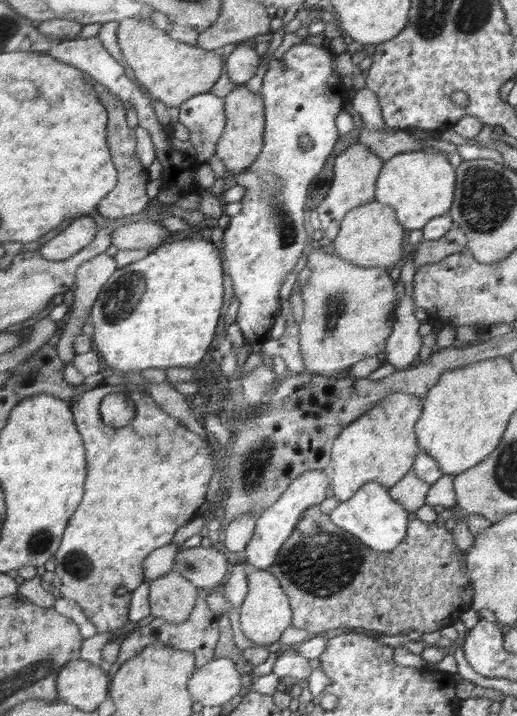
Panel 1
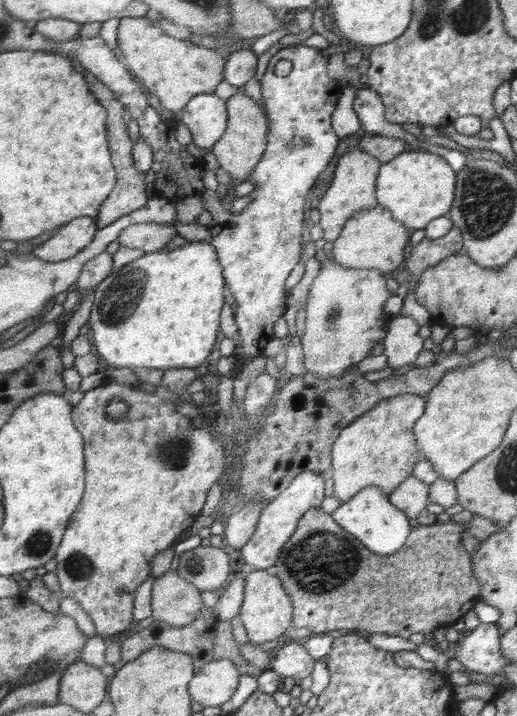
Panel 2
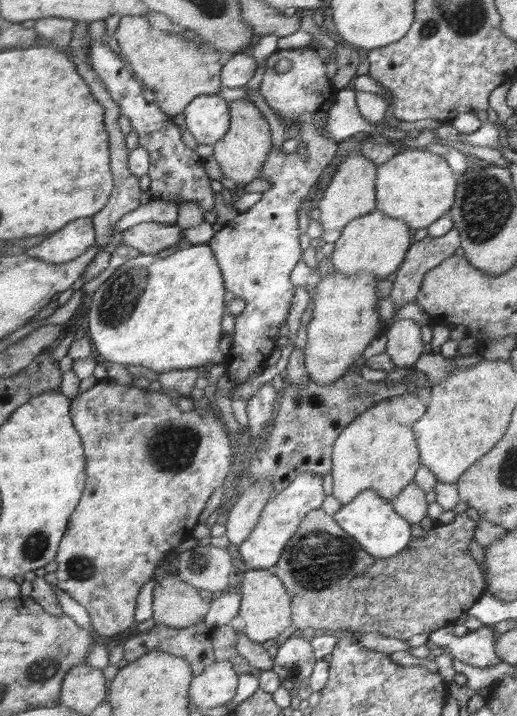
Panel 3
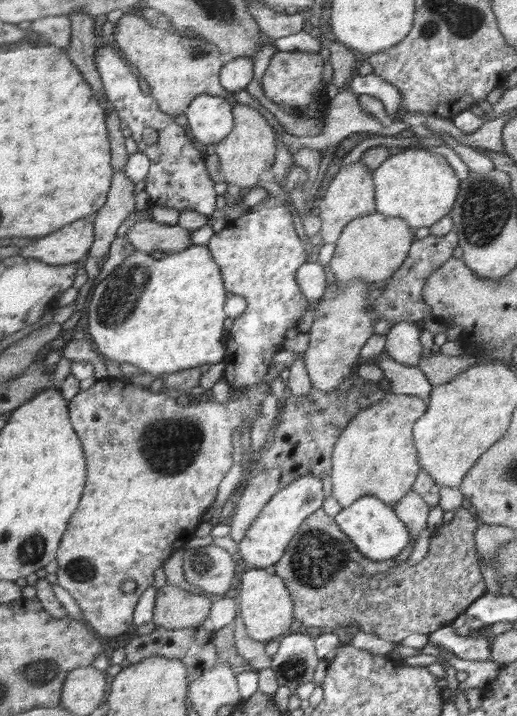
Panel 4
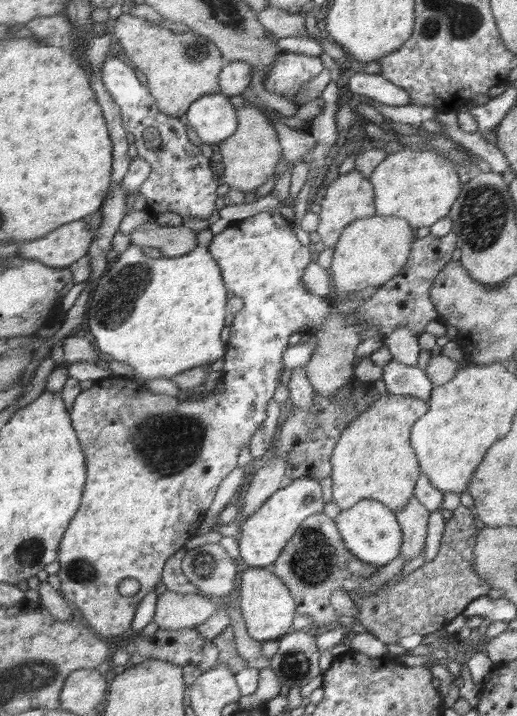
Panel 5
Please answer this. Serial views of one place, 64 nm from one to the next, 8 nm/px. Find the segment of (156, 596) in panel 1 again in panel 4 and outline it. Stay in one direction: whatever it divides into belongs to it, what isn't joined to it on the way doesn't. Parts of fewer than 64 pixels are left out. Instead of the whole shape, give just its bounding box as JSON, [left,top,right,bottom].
[153,583,215,630]

